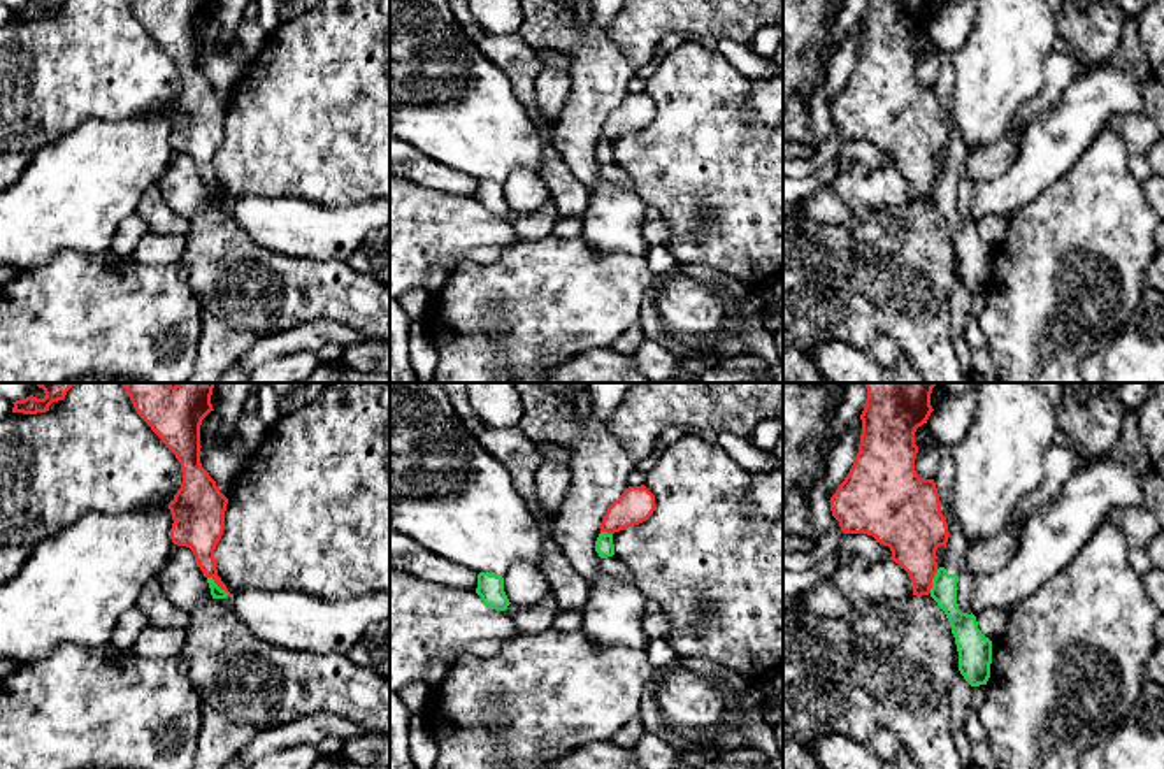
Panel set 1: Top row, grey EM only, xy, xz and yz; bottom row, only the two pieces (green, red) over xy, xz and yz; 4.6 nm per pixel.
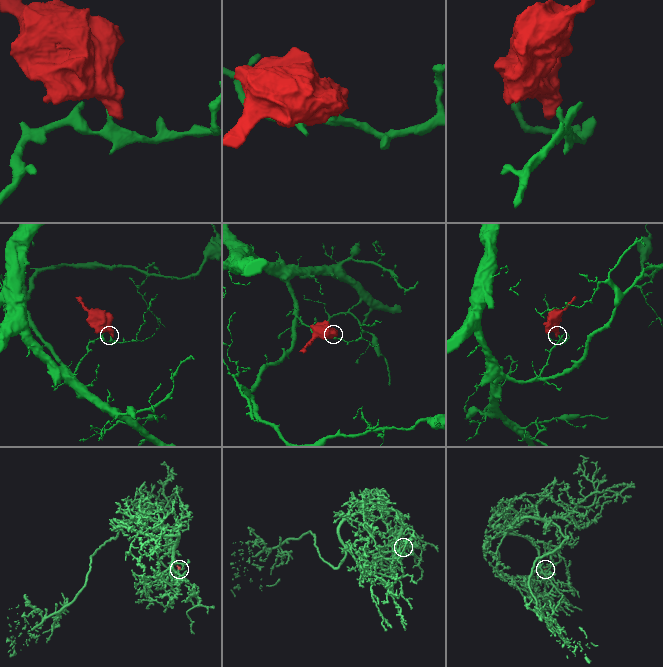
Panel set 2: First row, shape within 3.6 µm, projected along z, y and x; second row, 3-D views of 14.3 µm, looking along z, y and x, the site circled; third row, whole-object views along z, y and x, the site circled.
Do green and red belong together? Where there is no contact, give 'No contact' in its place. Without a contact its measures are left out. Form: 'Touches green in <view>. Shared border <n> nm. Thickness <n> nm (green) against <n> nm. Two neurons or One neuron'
Touches green in yz. Shared border 120 nm. Thickness 120 nm (green) against 280 nm. Two neurons

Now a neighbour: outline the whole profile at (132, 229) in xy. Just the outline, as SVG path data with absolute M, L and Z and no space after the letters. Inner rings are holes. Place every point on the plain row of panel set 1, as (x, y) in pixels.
M133 212L119 223L112 237L111 251L114 251L119 256L132 256L139 241L146 234L147 234L146 221L137 212Z

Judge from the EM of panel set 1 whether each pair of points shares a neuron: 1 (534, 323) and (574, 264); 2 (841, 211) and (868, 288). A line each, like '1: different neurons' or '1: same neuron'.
1: same neuron
2: different neurons

